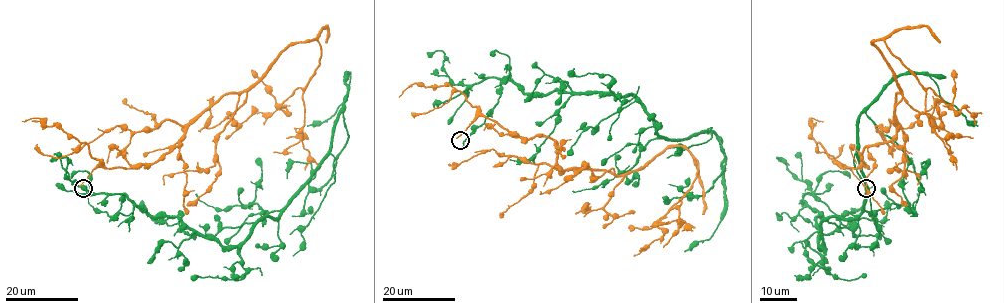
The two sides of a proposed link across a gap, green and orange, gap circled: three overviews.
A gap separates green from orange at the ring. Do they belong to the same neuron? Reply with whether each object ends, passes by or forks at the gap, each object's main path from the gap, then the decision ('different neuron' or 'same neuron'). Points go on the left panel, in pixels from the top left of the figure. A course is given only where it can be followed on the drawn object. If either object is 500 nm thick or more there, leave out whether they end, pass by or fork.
green passes by | orange ends | green via (85, 189), (108, 216), (124, 194), (239, 246), (343, 113), (331, 178), (313, 188), (295, 162), (287, 178) | orange via (80, 186), (95, 168), (157, 163), (223, 96), (312, 40), (321, 50), (303, 92), (305, 170) | same neuron

